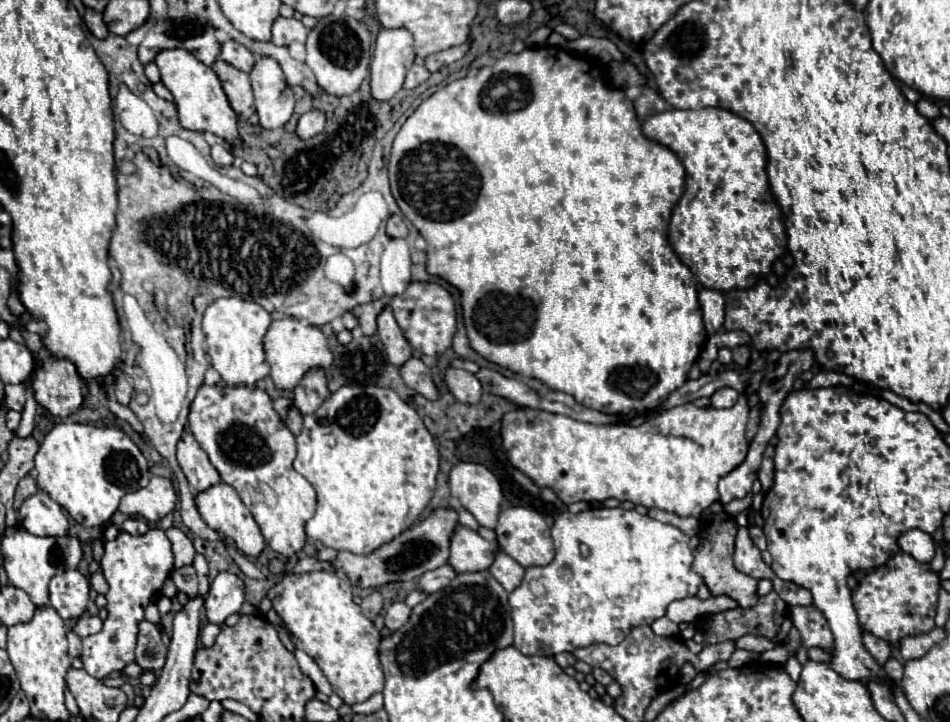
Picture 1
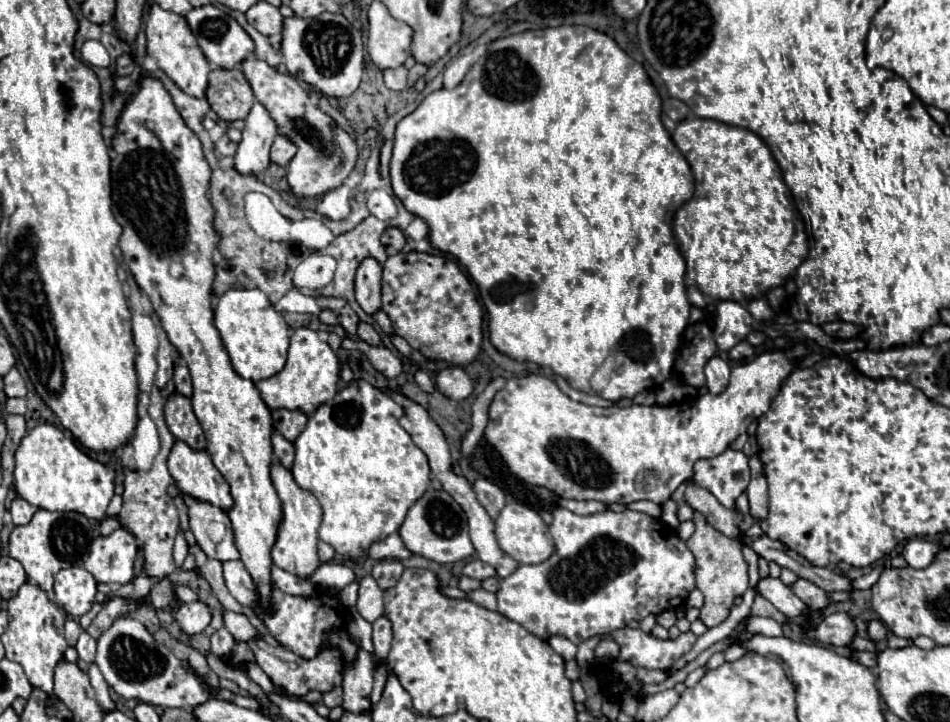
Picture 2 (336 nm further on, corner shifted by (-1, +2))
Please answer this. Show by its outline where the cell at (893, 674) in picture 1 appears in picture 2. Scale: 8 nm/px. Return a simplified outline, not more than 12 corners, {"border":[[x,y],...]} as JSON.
{"border":[[853,637],[849,647],[853,651],[877,651],[871,639]]}

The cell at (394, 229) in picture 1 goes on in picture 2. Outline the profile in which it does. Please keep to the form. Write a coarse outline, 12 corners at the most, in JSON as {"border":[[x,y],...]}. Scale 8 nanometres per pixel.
{"border":[[389,227],[381,243],[403,251],[407,239],[401,229]]}

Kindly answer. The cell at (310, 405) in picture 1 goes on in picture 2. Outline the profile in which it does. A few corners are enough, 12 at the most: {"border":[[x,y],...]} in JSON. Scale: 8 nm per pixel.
{"border":[[273,411],[273,425],[287,441],[295,441],[307,425],[303,411]]}

